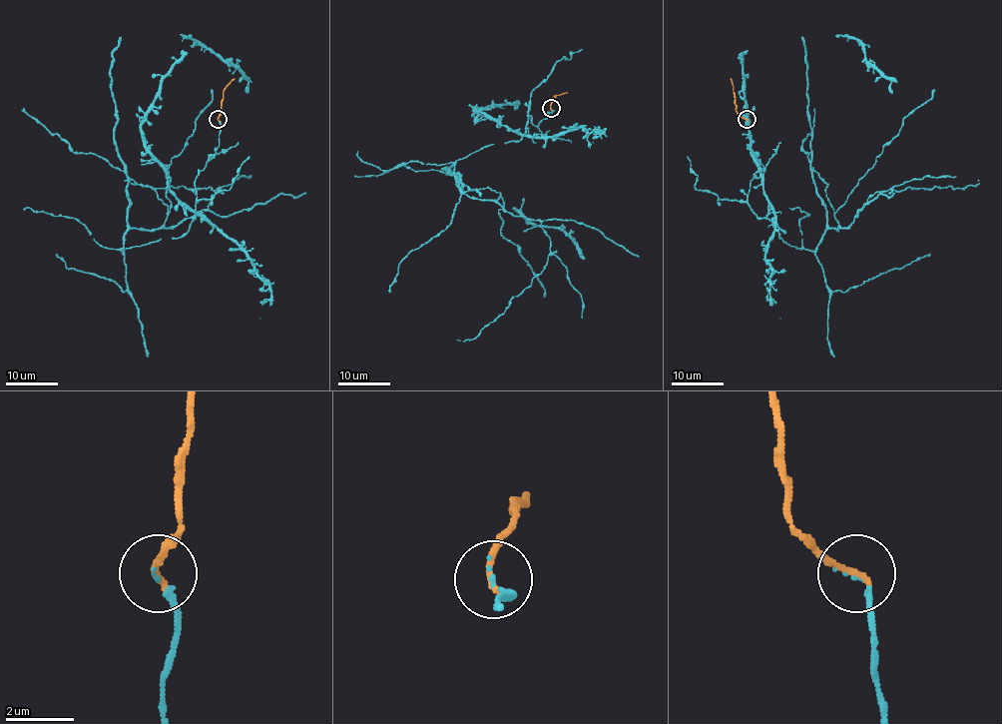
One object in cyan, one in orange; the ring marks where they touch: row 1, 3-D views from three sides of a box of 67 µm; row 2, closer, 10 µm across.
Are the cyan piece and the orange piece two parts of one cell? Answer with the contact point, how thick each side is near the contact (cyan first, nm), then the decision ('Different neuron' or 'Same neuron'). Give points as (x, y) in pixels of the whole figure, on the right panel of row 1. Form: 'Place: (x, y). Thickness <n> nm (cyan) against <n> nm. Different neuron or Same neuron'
Place: (747, 119). Thickness 130 nm (cyan) against 200 nm. Same neuron

